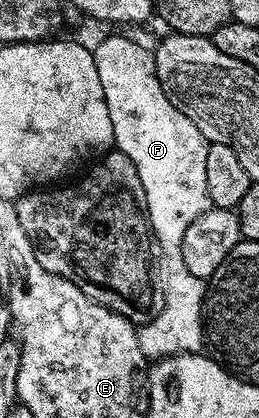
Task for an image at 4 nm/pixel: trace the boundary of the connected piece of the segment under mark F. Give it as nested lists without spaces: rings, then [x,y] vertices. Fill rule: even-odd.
[[[109,35],[98,47],[92,48],[95,57],[95,69],[99,69],[99,82],[103,85],[103,97],[107,97],[107,113],[111,113],[113,141],[116,150],[121,151],[131,161],[135,161],[135,169],[139,169],[139,181],[145,194],[145,210],[149,216],[149,226],[156,246],[165,254],[165,263],[169,266],[169,276],[164,276],[165,300],[159,317],[149,323],[137,327],[139,349],[146,360],[165,359],[168,355],[192,355],[202,350],[206,342],[203,326],[203,308],[205,305],[206,280],[195,277],[187,269],[181,256],[183,233],[187,225],[195,221],[203,212],[210,210],[211,204],[207,193],[207,149],[209,143],[195,129],[191,120],[177,108],[163,93],[163,85],[159,85],[159,77],[155,73],[153,51],[143,44],[128,39],[125,35]]]

